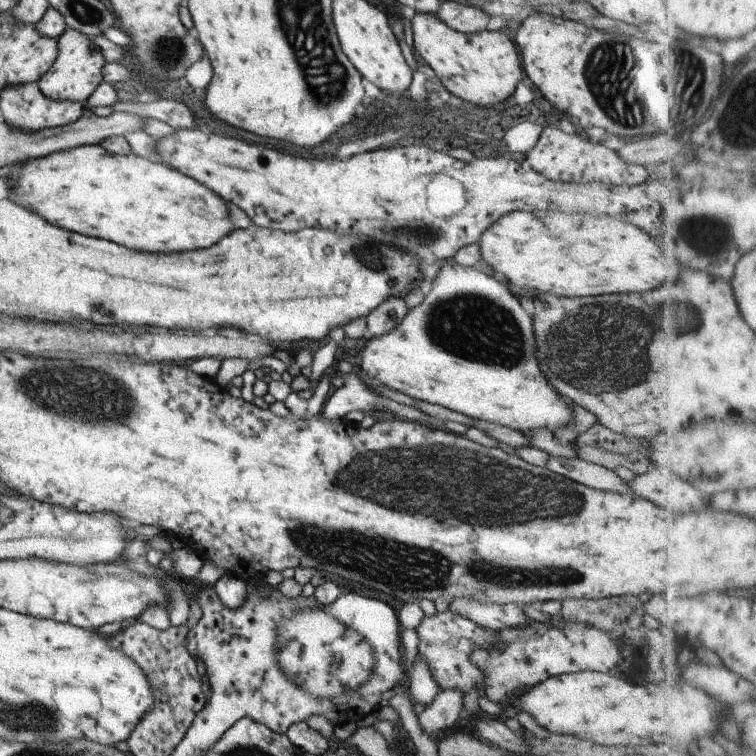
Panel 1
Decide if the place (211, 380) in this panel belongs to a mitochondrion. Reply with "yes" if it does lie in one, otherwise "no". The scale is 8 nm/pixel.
no

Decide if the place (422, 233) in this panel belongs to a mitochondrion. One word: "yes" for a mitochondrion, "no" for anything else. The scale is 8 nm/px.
yes

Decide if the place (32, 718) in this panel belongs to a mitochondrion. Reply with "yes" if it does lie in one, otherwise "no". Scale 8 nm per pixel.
yes

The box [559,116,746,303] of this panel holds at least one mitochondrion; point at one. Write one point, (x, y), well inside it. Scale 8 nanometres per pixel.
(713, 236)

